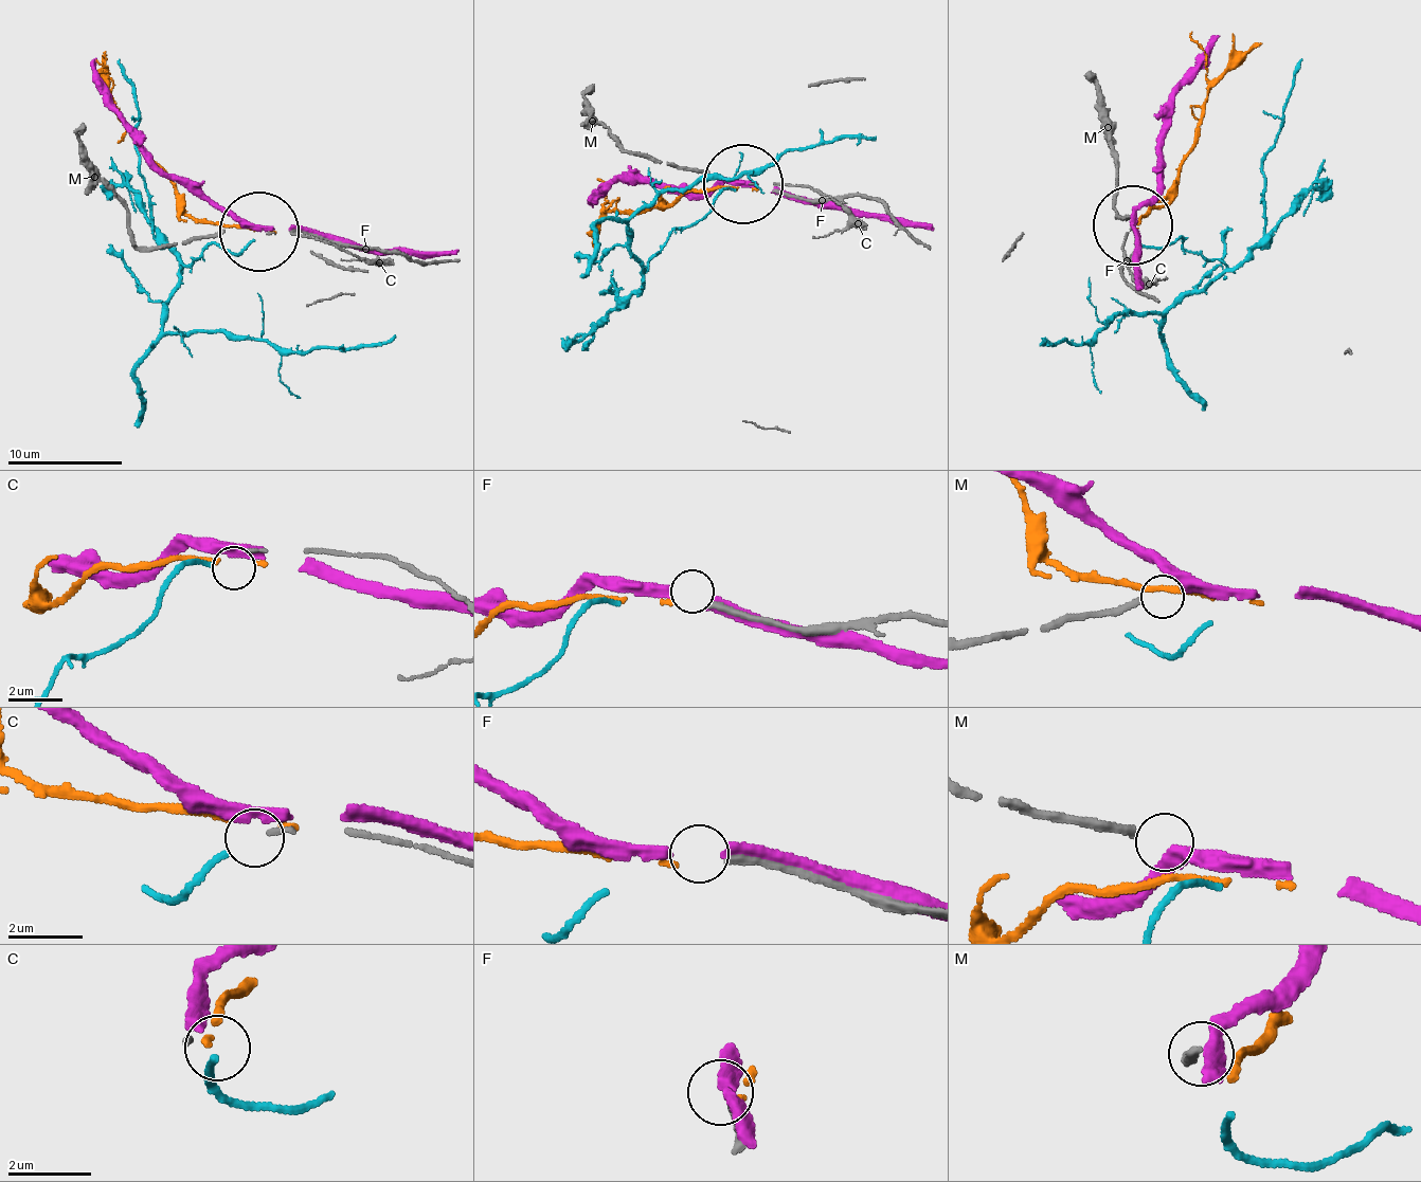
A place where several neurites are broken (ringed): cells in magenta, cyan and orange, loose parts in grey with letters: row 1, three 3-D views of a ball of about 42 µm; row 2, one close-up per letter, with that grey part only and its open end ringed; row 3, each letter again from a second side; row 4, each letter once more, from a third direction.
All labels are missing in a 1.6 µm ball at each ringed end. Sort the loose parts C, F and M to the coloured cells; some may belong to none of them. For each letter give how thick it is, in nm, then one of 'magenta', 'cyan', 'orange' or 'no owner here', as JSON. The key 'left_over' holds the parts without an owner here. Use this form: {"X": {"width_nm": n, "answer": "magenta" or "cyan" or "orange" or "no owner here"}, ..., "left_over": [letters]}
{"C": {"width_nm": 110, "answer": "cyan"}, "F": {"width_nm": 200, "answer": "orange"}, "M": {"width_nm": 240, "answer": "magenta"}, "left_over": []}

